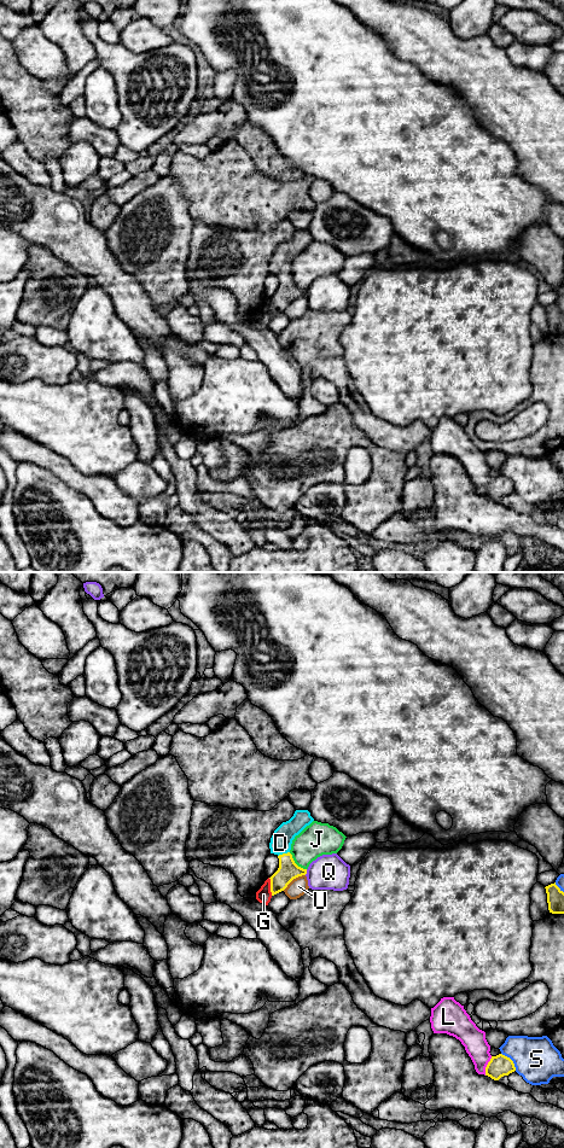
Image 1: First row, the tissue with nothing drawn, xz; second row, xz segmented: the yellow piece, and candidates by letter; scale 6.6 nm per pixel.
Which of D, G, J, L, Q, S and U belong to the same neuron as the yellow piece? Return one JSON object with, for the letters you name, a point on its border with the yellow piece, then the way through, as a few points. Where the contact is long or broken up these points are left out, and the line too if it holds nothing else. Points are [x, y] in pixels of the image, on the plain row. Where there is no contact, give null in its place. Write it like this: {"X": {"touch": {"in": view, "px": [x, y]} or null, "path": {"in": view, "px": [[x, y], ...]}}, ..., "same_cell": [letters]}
{"D": {"touch": {"in": "xz", "px": [283, 274]}, "path": {"in": "xz", "px": [[288, 291], [283, 274], [280, 263]]}}, "same_cell": ["D"]}

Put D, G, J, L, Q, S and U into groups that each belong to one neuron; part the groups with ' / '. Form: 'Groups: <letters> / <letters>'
Groups: D / G / J / L / Q / S / U

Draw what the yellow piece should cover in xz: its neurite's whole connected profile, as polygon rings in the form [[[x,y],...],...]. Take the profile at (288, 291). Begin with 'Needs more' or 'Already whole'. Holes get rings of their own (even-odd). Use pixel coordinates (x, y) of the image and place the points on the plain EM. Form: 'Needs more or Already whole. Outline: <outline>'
Needs more. Outline: [[[296,231],[293,237],[283,243],[273,254],[269,263],[271,274],[279,279],[278,291],[269,298],[272,316],[284,311],[296,298],[306,296],[307,290],[298,287],[290,274],[292,261],[314,239],[308,231]]]

